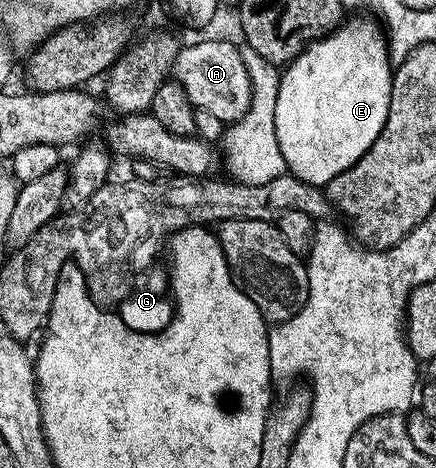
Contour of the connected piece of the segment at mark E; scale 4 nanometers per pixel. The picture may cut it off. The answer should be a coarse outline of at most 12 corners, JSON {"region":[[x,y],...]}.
{"region":[[350,19],[279,76],[290,174],[322,189],[389,117],[384,28]]}

